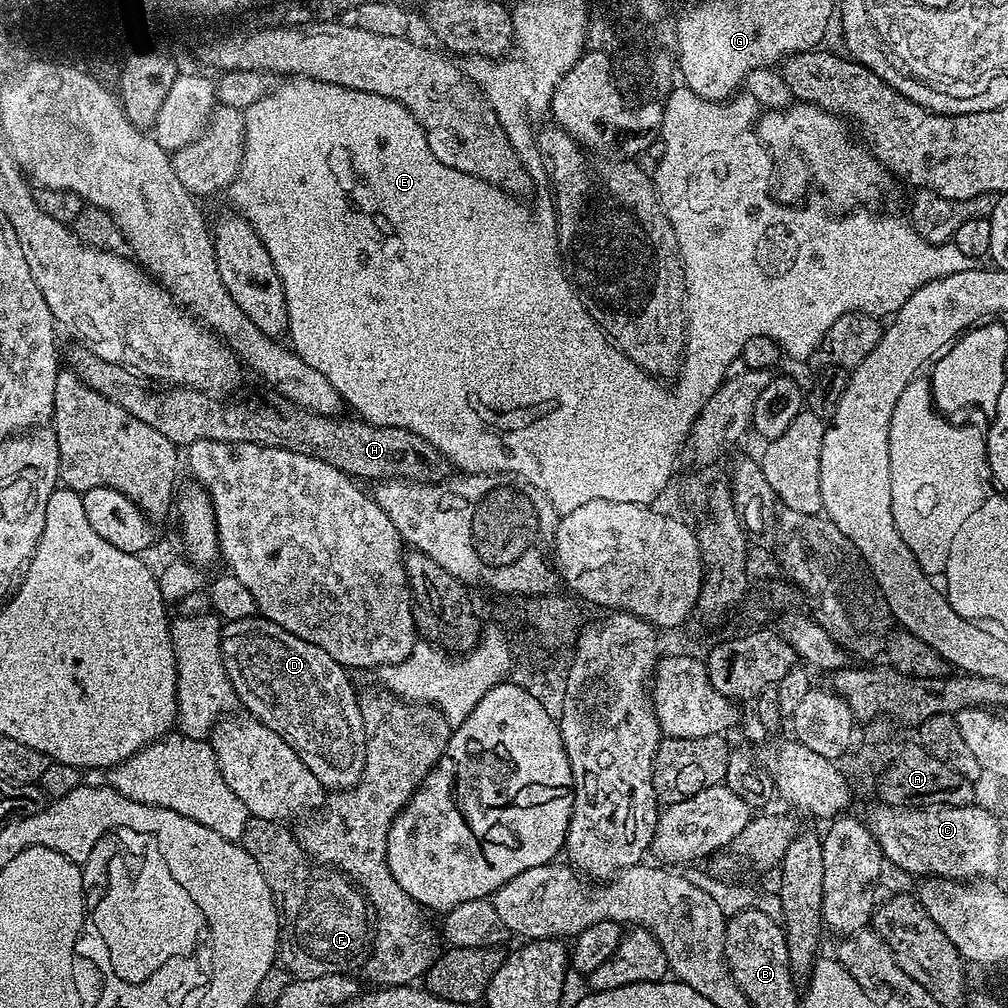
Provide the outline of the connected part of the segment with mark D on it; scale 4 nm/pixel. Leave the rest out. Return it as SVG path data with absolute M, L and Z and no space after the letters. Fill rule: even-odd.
M259 614L225 623L220 633L220 645L222 646L222 662L226 666L226 674L230 678L232 688L236 691L237 701L241 705L244 703L249 708L248 712L253 717L260 720L270 730L274 730L277 736L284 739L297 752L298 758L309 767L310 773L317 778L318 782L323 784L325 789L331 790L331 788L336 788L332 790L343 790L354 787L364 774L366 730L364 729L364 719L360 713L360 701L357 689L352 689L352 680L348 677L351 676L349 669L345 668L343 664L339 664L334 658L330 658L330 654L326 654L326 650L322 650L318 646L314 646L310 642L306 642L286 630L282 630L282 626L264 619Z

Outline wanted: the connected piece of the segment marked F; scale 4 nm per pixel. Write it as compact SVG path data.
M249 815L246 830L239 843L258 862L258 870L266 878L272 897L280 914L280 943L278 945L278 964L289 972L292 980L309 980L333 976L339 972L351 973L351 968L359 969L370 955L373 925L370 923L370 905L363 892L342 872L317 864L309 858L299 839L279 820L267 820Z

